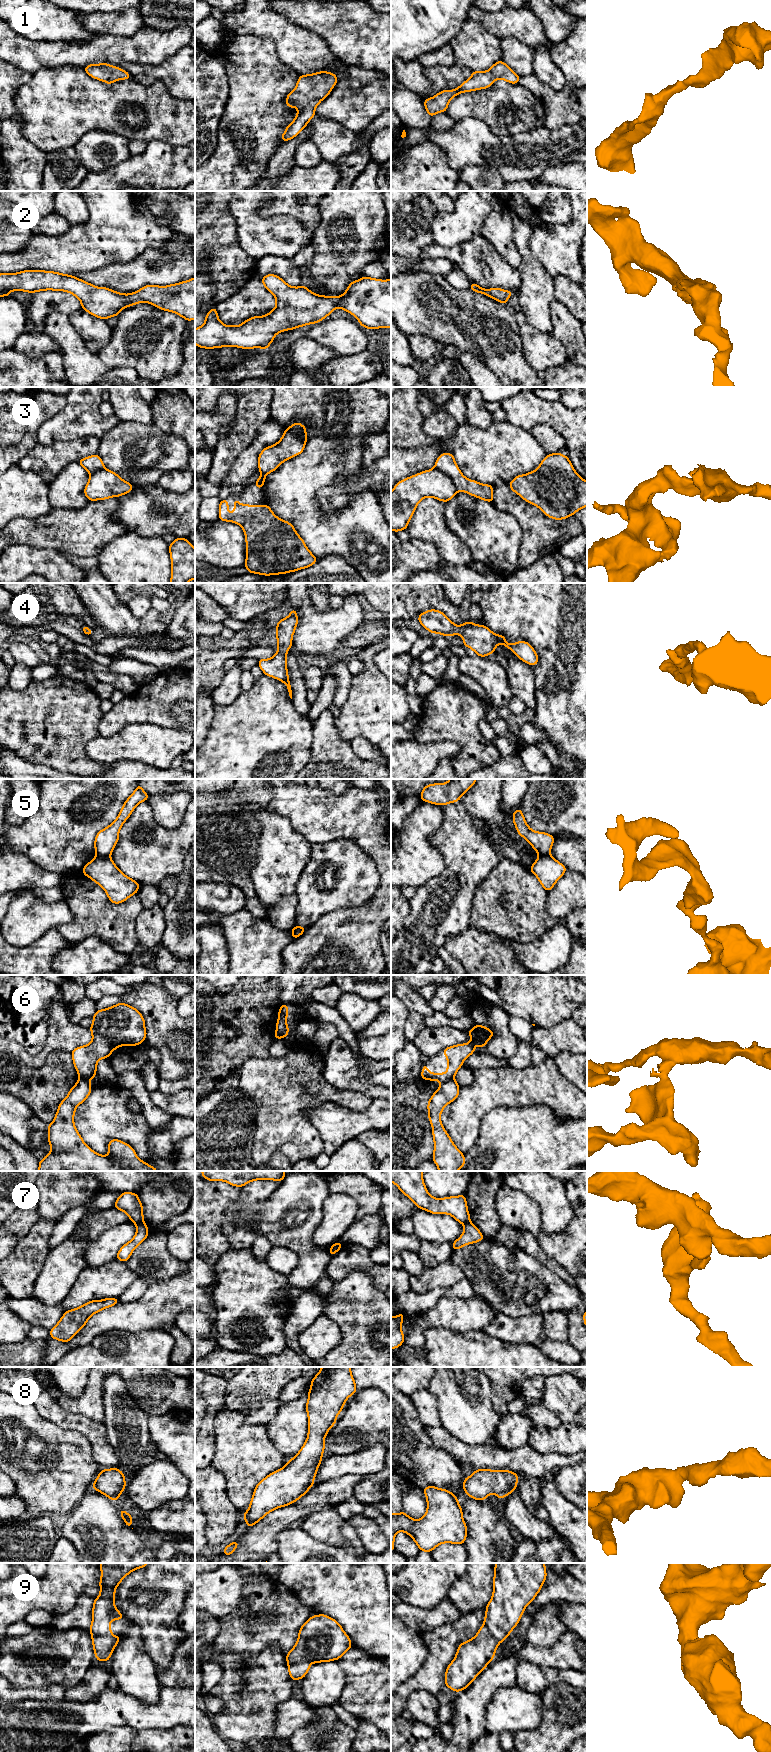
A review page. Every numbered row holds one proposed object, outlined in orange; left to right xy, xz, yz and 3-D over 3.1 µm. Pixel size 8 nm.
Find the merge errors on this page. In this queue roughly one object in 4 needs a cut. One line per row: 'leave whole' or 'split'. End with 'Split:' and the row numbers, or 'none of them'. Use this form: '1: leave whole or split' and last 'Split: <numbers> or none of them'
1: leave whole
2: leave whole
3: split
4: leave whole
5: split
6: split
7: split
8: leave whole
9: leave whole
Split: 3, 5, 6, 7

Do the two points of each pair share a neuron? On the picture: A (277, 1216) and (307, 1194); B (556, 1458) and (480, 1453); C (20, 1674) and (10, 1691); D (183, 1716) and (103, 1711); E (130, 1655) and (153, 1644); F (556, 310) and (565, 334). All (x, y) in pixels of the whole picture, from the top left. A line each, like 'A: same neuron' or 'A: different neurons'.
A: same neuron
B: same neuron
C: different neurons
D: same neuron
E: different neurons
F: same neuron

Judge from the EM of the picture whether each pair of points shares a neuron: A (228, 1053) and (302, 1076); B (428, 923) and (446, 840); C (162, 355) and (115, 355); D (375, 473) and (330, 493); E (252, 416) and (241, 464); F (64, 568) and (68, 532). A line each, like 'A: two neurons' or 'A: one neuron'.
A: two neurons
B: one neuron
C: one neuron
D: one neuron
E: two neurons
F: two neurons

